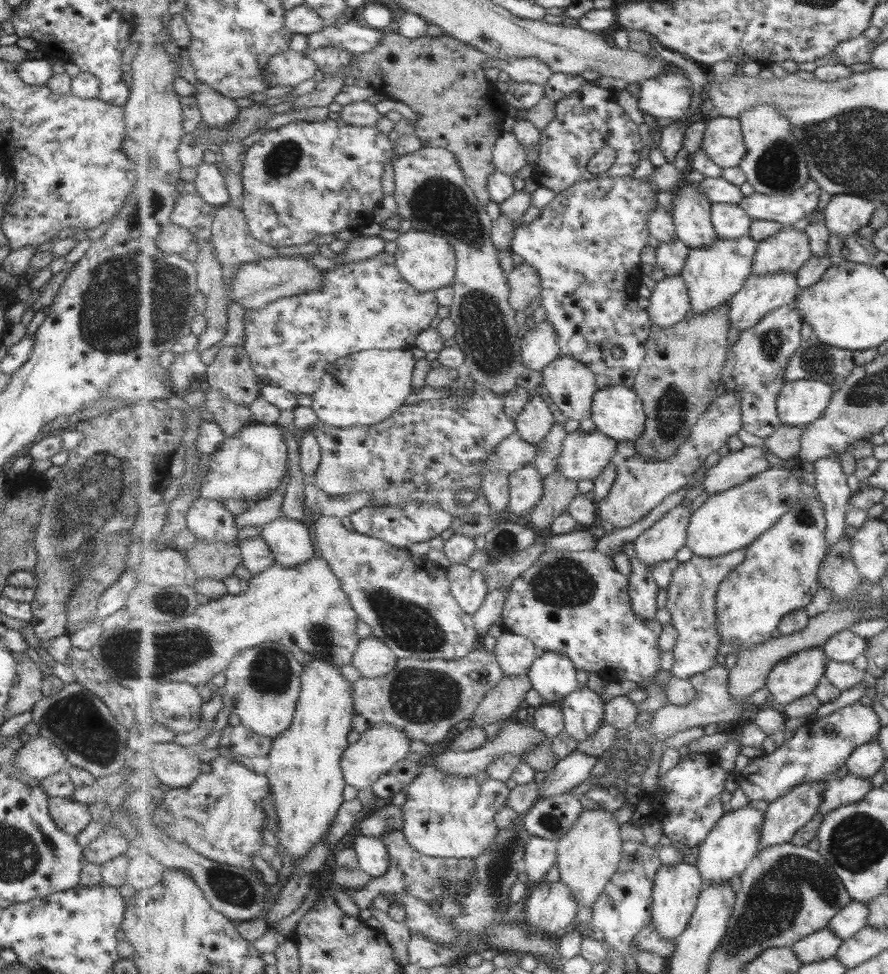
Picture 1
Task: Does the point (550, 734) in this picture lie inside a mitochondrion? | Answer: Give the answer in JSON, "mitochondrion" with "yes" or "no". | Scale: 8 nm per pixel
{"mitochondrion":"no"}

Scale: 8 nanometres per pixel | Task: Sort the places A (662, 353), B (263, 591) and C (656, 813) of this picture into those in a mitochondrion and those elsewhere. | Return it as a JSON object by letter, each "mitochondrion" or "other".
{"A":"other","B":"other","C":"other"}

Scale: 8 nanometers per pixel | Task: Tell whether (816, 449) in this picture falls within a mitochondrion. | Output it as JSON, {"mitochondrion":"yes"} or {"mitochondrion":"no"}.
{"mitochondrion":"no"}

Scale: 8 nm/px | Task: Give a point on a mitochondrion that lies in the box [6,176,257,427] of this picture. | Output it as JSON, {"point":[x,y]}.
{"point":[116,316]}

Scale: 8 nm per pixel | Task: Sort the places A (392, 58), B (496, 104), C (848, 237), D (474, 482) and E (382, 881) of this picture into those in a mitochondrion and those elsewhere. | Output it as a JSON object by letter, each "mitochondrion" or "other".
{"A":"other","B":"other","C":"other","D":"other","E":"other"}

